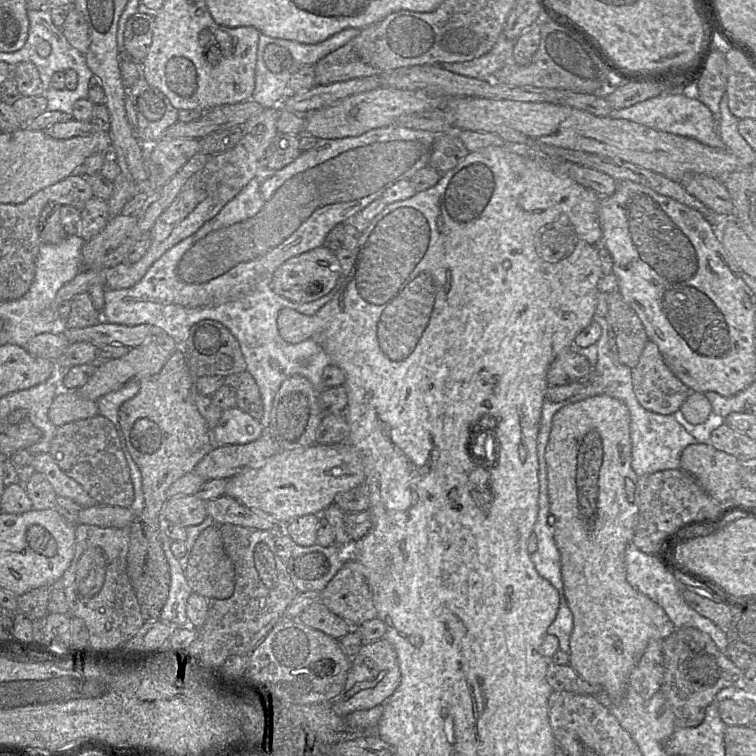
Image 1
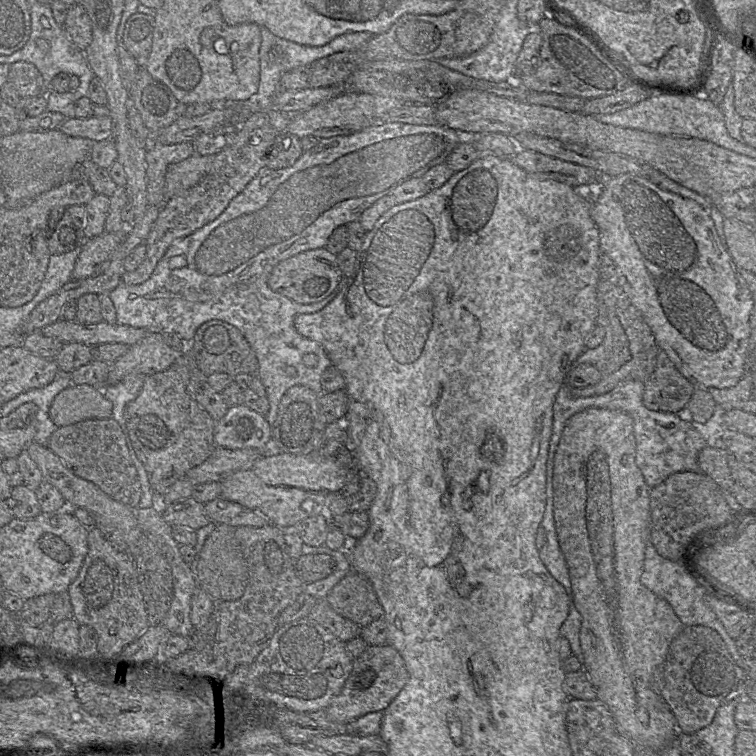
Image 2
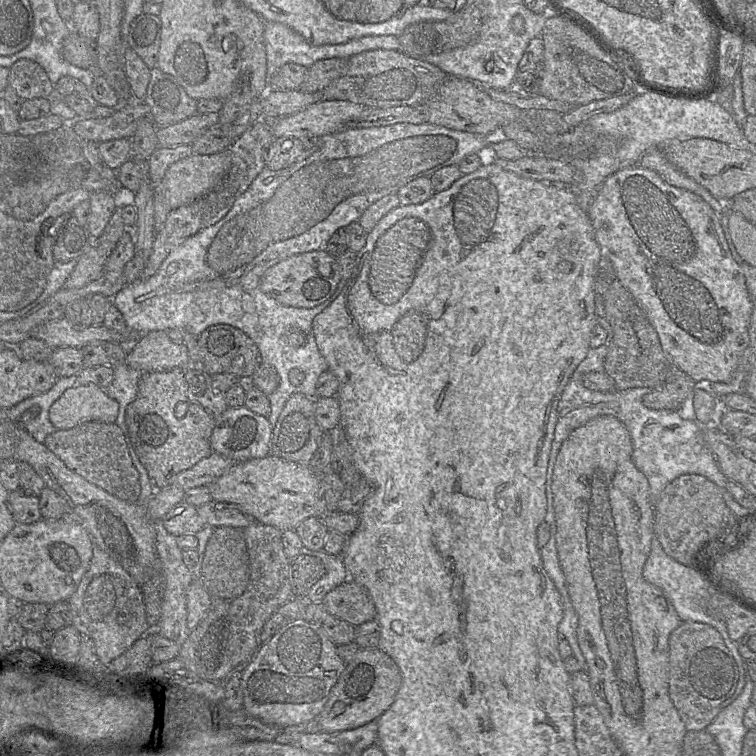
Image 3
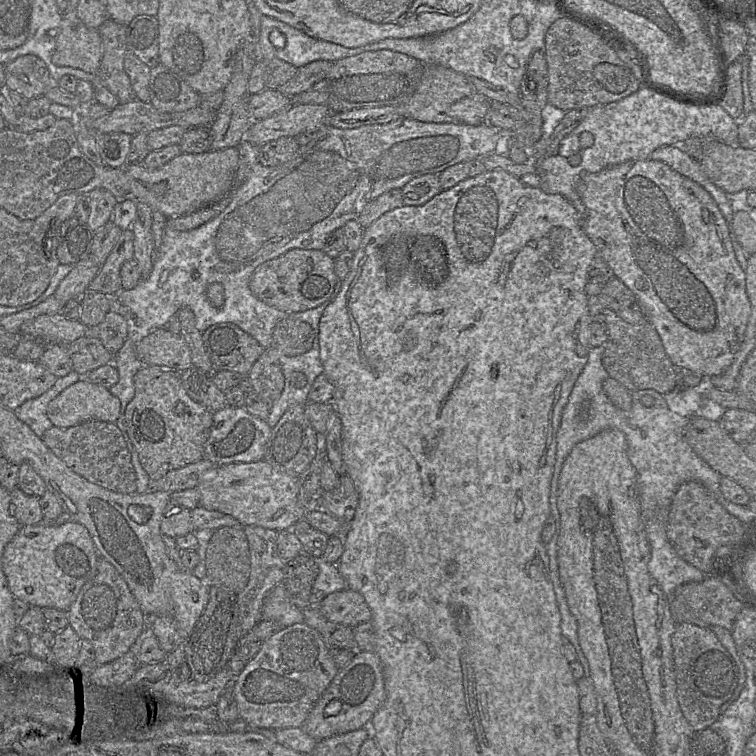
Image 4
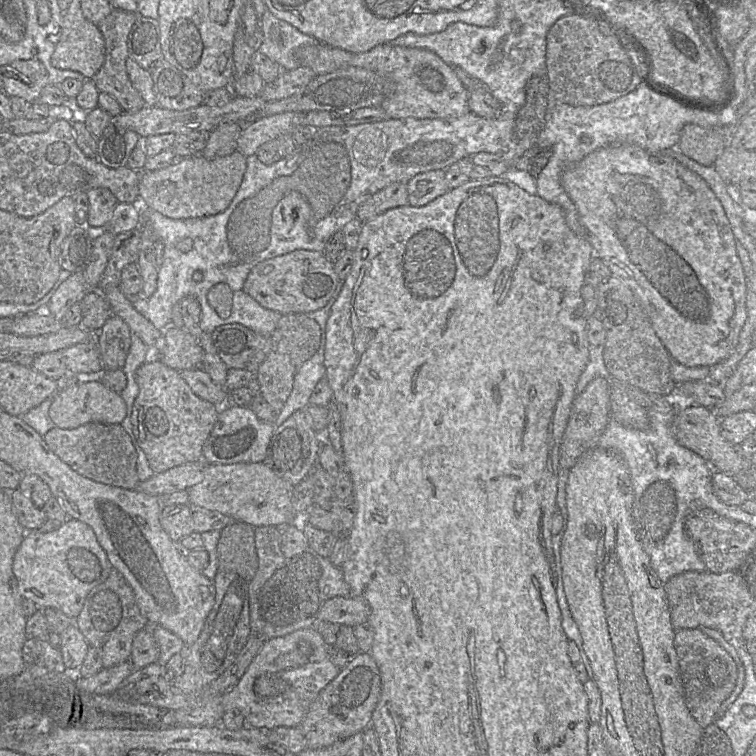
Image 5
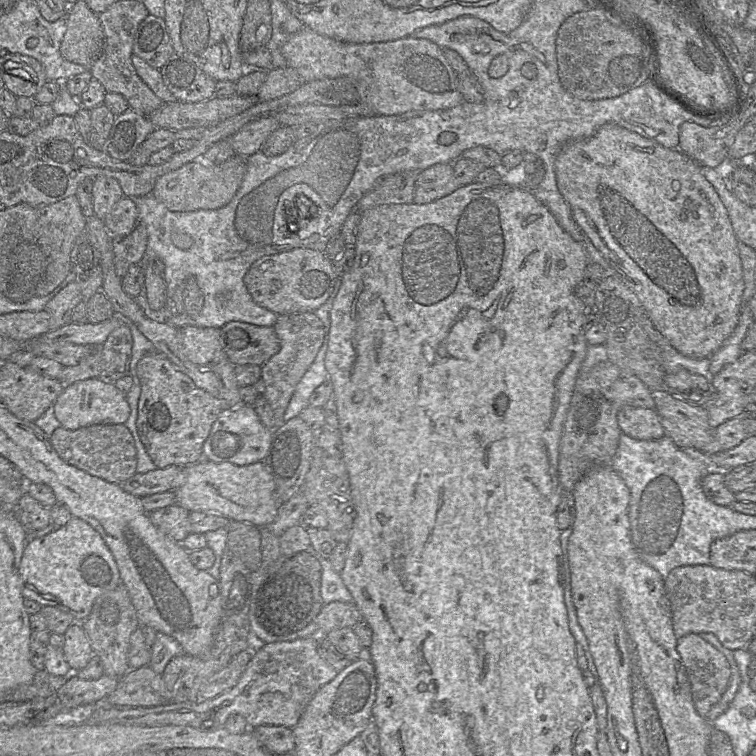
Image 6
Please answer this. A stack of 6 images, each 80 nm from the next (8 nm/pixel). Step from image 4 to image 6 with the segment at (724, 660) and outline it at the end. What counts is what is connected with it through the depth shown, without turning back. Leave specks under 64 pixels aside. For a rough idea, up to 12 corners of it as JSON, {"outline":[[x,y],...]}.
{"outline":[[694,633],[677,639],[694,707],[706,718],[727,689],[729,663]]}

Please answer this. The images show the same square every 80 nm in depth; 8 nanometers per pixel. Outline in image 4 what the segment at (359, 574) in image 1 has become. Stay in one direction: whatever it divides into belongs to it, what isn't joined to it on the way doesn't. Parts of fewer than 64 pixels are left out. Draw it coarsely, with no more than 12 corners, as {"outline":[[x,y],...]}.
{"outline":[[330,593],[319,607],[328,620],[351,628],[371,621],[363,595]]}

